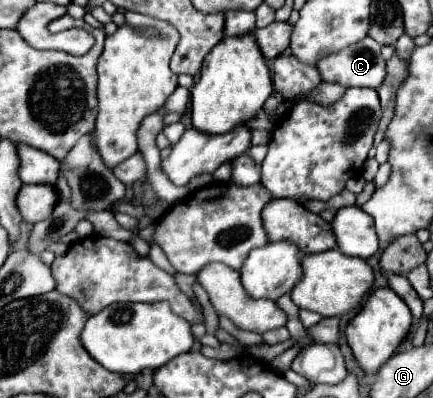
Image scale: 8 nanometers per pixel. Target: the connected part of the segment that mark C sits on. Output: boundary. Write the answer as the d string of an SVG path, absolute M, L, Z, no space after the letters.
M364 37L340 53L332 53L320 59L316 67L324 81L340 83L346 87L378 89L386 73L380 45L372 37Z

